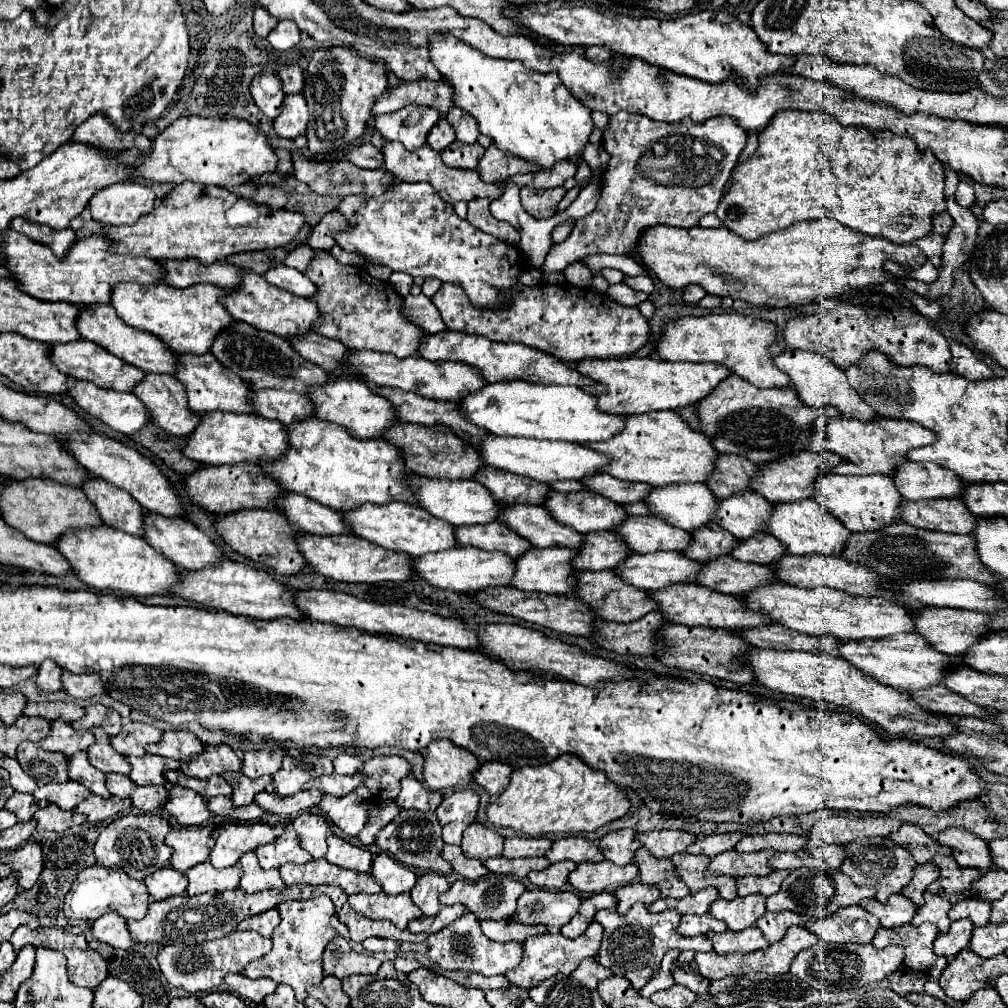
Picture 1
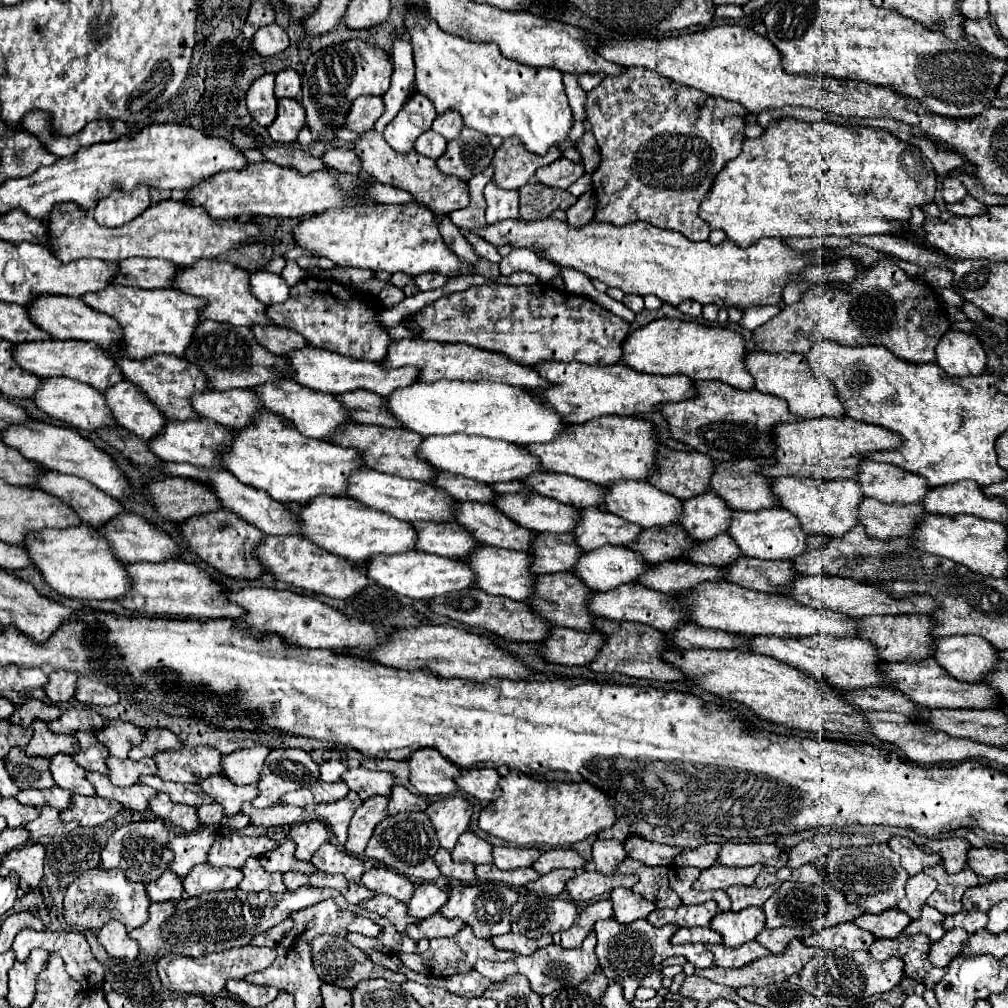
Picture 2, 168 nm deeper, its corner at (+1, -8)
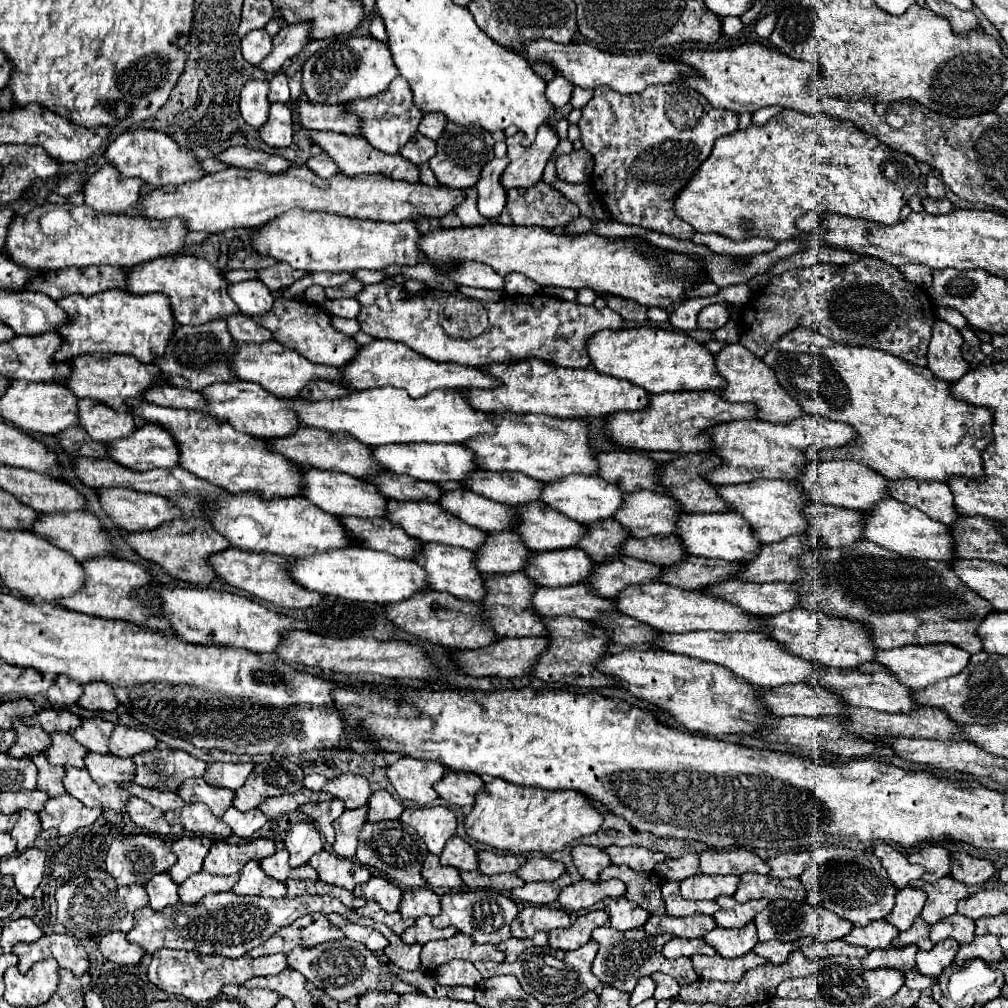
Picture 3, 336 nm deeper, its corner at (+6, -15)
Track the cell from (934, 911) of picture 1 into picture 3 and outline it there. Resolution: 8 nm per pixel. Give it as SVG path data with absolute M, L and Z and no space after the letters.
M917 917L915 923L907 931L899 933L899 937L893 939L891 945L893 947L905 947L905 945L911 945L911 943L917 945L921 951L931 951L931 947L933 947L933 943L929 941L929 925L923 923L921 917Z

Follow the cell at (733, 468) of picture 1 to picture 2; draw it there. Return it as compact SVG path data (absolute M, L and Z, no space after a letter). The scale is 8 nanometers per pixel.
M664 448L664 472L652 476L652 484L664 492L674 494L680 500L688 500L710 492L710 480L716 462L696 450L674 452Z

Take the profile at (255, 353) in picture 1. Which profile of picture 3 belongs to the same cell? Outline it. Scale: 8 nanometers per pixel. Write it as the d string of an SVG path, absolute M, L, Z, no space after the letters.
M213 319L205 325L179 325L169 339L165 353L153 359L153 365L159 367L159 379L171 383L175 387L201 391L211 383L233 381L235 375L229 367L229 357L233 351L233 337L227 331L227 323L223 319Z

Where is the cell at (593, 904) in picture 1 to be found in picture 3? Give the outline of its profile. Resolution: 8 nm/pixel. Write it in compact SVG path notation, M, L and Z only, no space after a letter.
M591 911L591 913L585 913L581 917L577 917L577 921L567 927L567 929L555 929L549 933L549 945L553 949L567 949L567 951L573 951L573 949L579 949L581 945L589 943L591 941L591 933L593 929L597 927L603 927L609 923L609 915L607 911Z

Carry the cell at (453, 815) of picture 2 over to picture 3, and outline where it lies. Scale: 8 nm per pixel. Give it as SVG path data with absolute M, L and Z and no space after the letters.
M441 805L421 807L421 809L407 807L401 813L399 821L405 825L411 825L425 841L429 853L435 853L435 855L441 855L447 839L455 835L455 827L457 827L457 819L451 813L451 809Z

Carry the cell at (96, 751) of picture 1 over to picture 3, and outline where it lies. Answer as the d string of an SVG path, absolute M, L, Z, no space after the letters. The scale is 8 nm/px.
M53 733L51 745L45 751L45 757L51 765L71 765L71 767L83 767L83 755L87 749L79 745L75 739L71 739L69 733Z

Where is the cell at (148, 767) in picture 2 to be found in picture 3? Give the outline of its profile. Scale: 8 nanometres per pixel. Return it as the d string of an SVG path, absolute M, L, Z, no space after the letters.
M87 753L85 755L85 769L89 771L91 779L97 785L105 783L127 783L132 782L135 775L135 765L132 759L119 759L111 753L101 755L101 753Z

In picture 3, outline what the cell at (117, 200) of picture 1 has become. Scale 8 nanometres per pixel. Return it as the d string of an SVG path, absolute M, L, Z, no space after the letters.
M105 163L83 185L85 205L93 207L95 211L123 213L125 209L131 209L139 203L141 197L139 189L141 189L139 177L125 179L119 175L117 167Z

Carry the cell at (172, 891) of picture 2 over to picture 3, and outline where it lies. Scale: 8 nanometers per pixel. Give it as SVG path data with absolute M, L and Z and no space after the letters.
M159 873L155 875L147 885L145 885L147 893L149 893L149 905L155 911L165 909L167 905L175 905L179 903L179 895L177 895L177 883L169 877L169 873Z

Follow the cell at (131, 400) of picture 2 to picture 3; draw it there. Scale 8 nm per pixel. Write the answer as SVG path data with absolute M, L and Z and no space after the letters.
M77 399L77 419L93 441L107 443L135 431L135 421L129 413L113 411L111 407L103 407L103 403L95 403L93 399Z

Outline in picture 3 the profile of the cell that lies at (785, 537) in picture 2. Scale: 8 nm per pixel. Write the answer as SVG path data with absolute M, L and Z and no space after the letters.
M733 511L723 513L681 513L675 523L675 535L681 539L683 551L687 555L695 557L707 557L707 559L725 559L725 561L739 561L739 559L751 559L755 553L755 547L761 547L761 543L755 543L755 537L751 531L747 531L747 523L739 519Z

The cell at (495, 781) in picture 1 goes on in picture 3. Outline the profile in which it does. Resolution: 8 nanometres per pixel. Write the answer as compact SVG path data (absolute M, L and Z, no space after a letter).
M447 771L441 781L435 783L435 791L441 799L445 799L449 805L457 807L469 807L475 803L475 793L483 787L483 781L475 773L463 773L463 771Z

